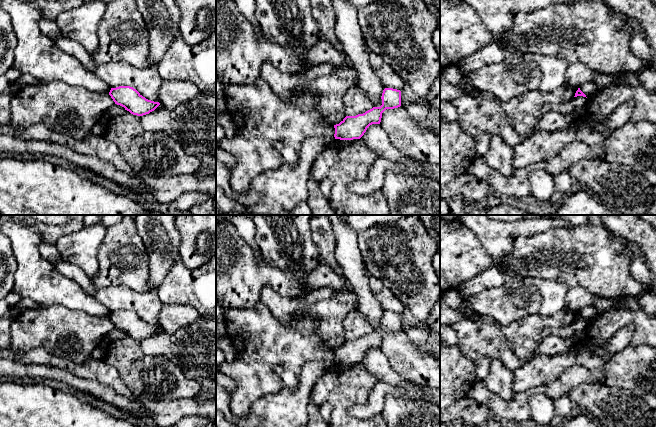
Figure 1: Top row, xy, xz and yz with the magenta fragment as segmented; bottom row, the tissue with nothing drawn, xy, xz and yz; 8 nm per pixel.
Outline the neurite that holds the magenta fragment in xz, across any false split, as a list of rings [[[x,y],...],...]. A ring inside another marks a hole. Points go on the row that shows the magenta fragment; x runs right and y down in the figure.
[[[385,88],[381,99],[382,105],[380,107],[373,107],[365,113],[356,116],[346,116],[339,124],[334,125],[335,139],[360,139],[370,125],[380,124],[382,113],[386,109],[394,109],[401,106],[401,91]]]

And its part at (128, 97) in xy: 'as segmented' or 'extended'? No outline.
as segmented

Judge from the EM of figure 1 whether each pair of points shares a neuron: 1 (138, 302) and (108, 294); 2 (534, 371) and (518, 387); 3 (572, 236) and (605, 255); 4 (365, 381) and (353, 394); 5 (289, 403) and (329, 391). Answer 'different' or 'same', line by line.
1: same
2: same
3: same
4: same
5: different

